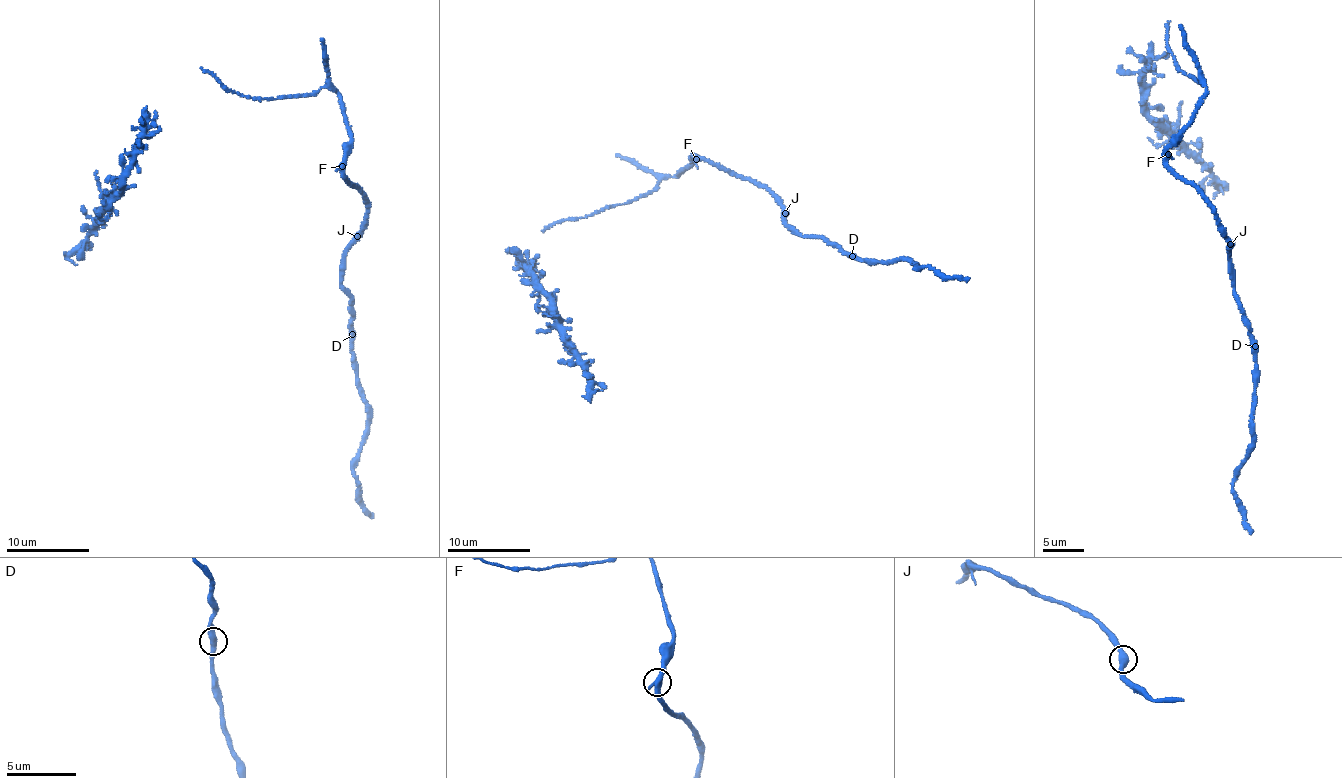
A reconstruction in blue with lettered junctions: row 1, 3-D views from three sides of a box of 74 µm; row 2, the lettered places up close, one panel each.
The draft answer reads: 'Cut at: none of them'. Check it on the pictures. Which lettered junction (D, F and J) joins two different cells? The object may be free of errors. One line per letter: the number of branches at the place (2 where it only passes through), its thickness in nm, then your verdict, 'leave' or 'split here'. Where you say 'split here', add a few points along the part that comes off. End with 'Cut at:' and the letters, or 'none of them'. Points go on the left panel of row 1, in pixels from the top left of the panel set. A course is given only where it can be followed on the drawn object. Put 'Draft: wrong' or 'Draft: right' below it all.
D: branches 2; calibre 480 nm; leave
F: branches 2; calibre 460 nm; leave
J: branches 2; calibre 460 nm; leave
Cut at: none of them
Draft: right

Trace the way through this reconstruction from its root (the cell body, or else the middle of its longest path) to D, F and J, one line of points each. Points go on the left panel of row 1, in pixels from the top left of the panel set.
D: (350, 131), (343, 172), (361, 192), (366, 208), (363, 229), (345, 253), (341, 281), (350, 298), (353, 334)
F: (350, 131), (350, 147), (342, 166)
J: (350, 131), (350, 147), (343, 172), (361, 192), (366, 208), (365, 223), (357, 236)

